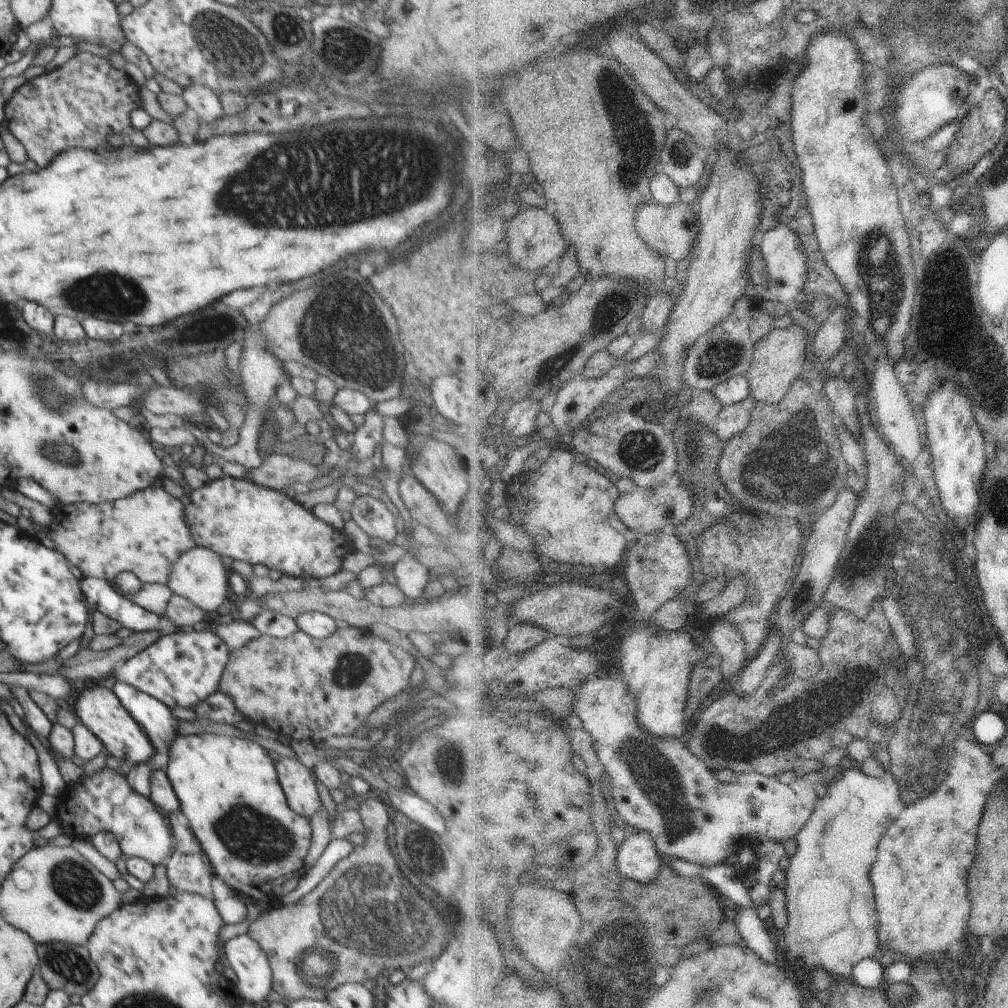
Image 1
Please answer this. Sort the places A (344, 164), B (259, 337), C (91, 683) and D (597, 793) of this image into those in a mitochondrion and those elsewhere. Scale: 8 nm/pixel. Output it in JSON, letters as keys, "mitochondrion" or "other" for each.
{"A":"mitochondrion","B":"other","C":"other","D":"other"}

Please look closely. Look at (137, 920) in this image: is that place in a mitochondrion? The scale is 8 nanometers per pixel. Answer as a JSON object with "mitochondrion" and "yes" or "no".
{"mitochondrion":"no"}

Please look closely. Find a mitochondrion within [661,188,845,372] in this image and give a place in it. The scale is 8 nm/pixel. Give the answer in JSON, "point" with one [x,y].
{"point":[724,350]}

